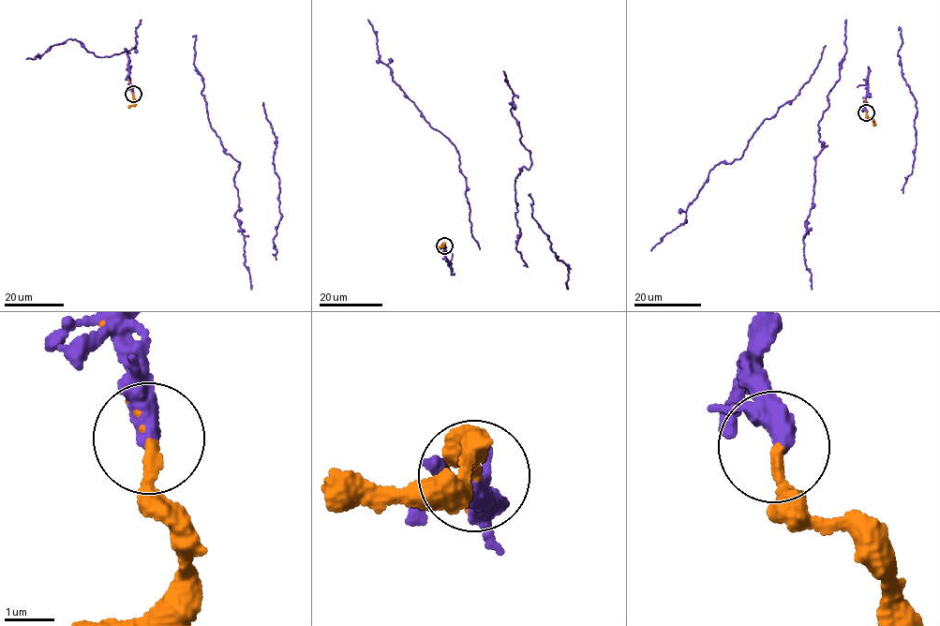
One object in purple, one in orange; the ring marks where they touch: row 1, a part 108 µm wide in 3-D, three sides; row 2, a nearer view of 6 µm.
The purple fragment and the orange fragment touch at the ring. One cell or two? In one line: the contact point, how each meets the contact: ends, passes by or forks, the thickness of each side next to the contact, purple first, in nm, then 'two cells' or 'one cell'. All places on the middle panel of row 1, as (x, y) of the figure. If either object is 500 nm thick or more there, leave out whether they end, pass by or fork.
at (444, 245); purple ends there; orange ends there; 440 nm thick on the purple side, 240 nm on the other; one cell

